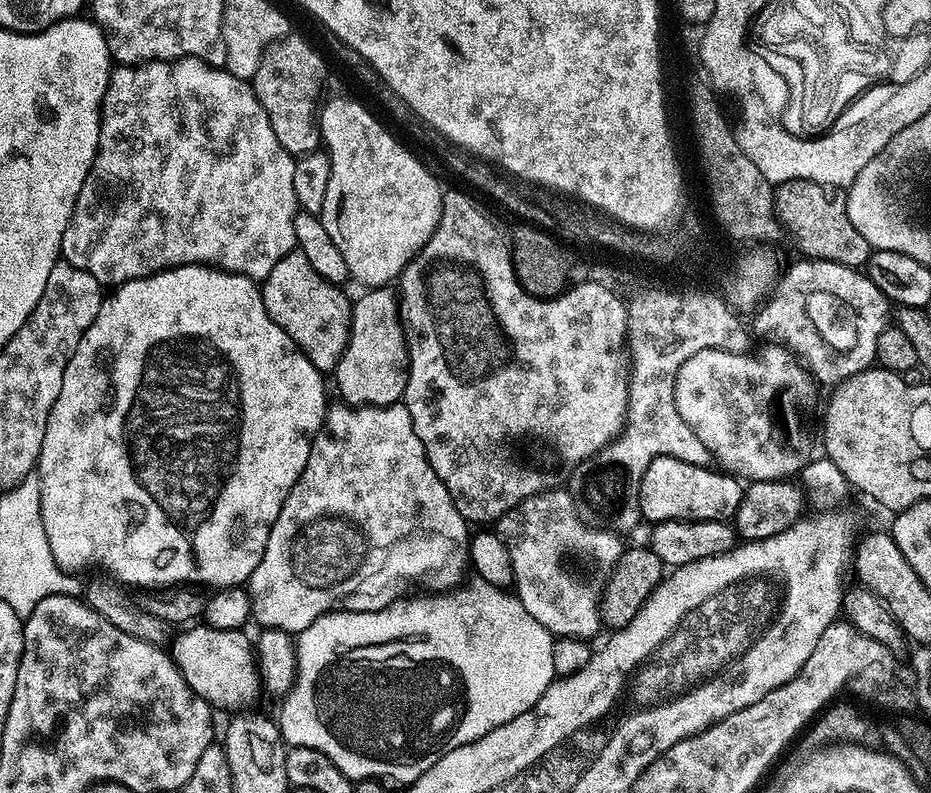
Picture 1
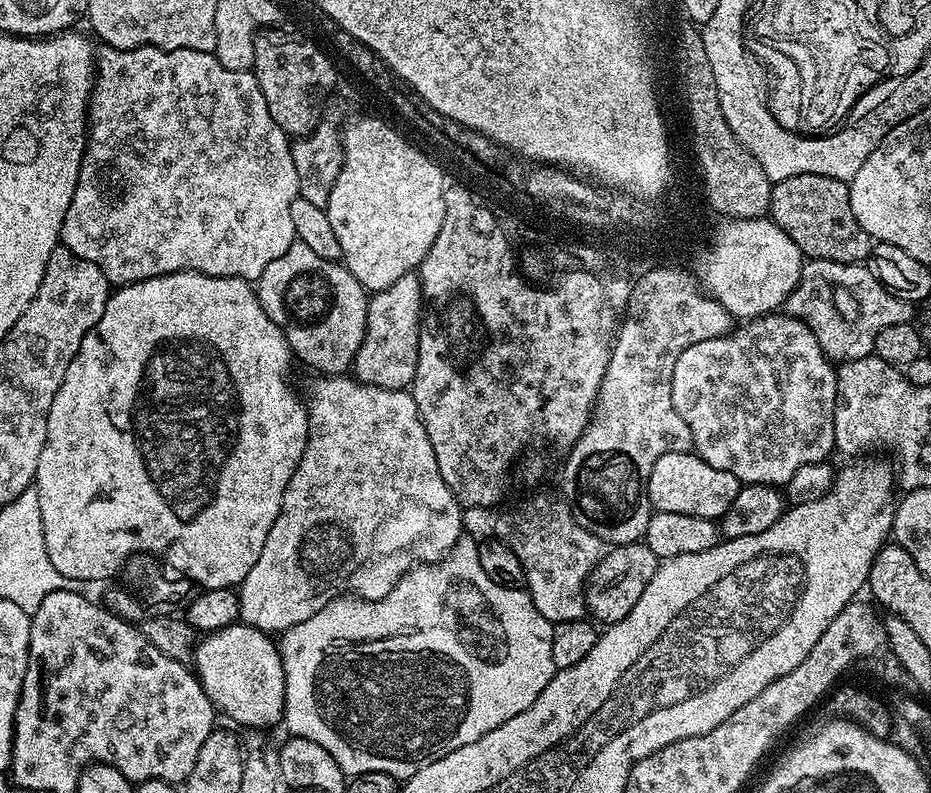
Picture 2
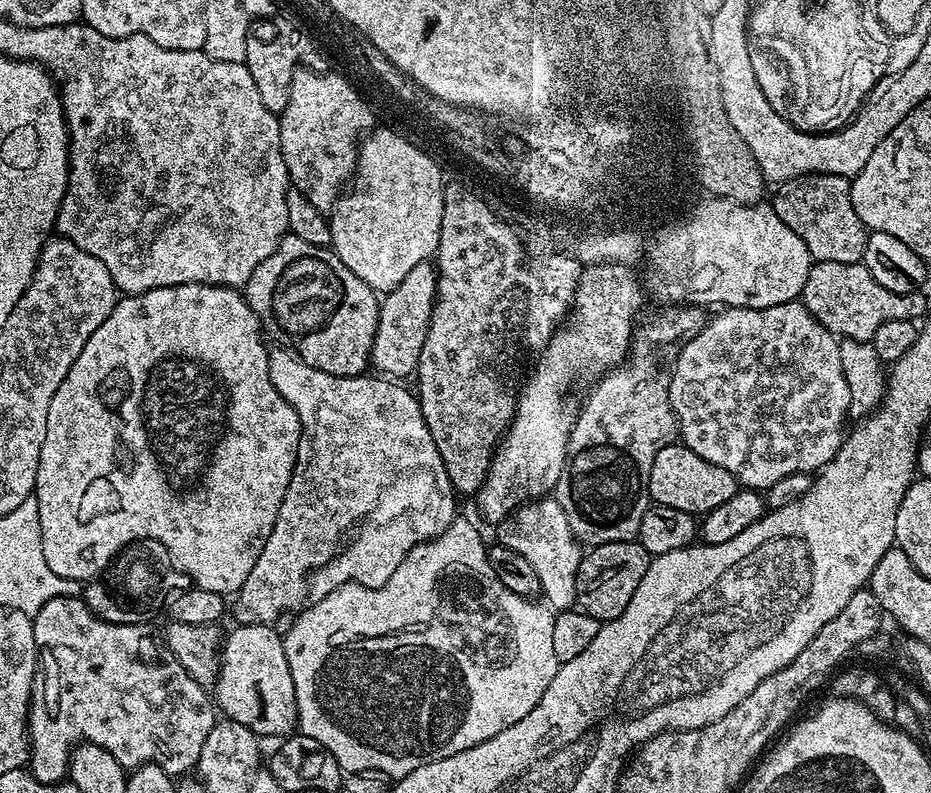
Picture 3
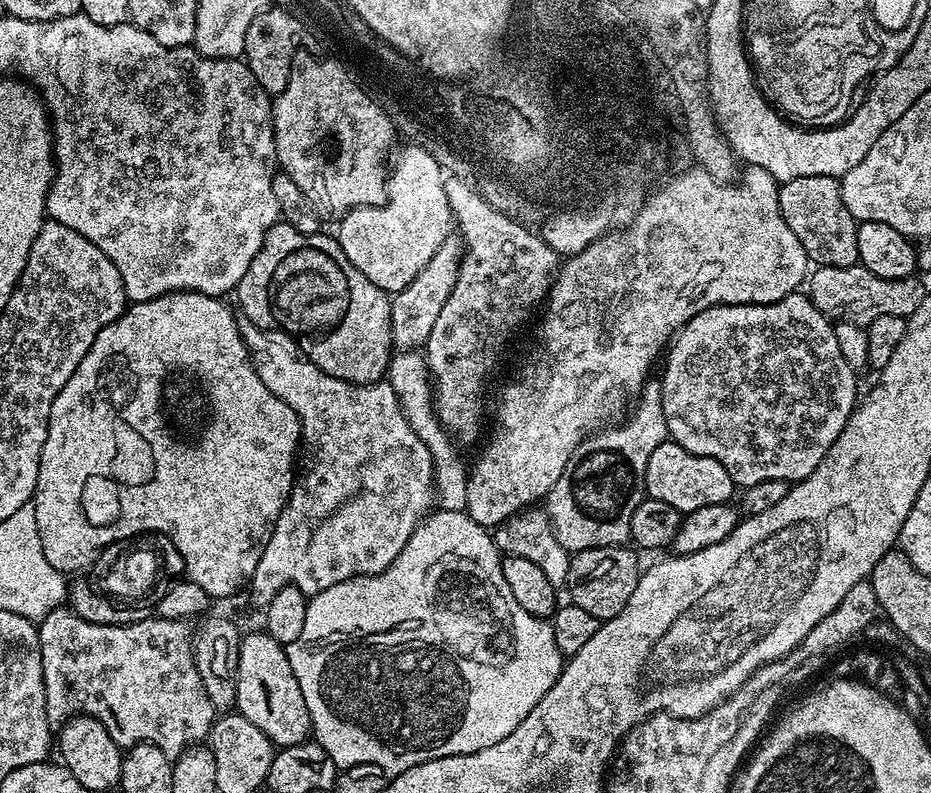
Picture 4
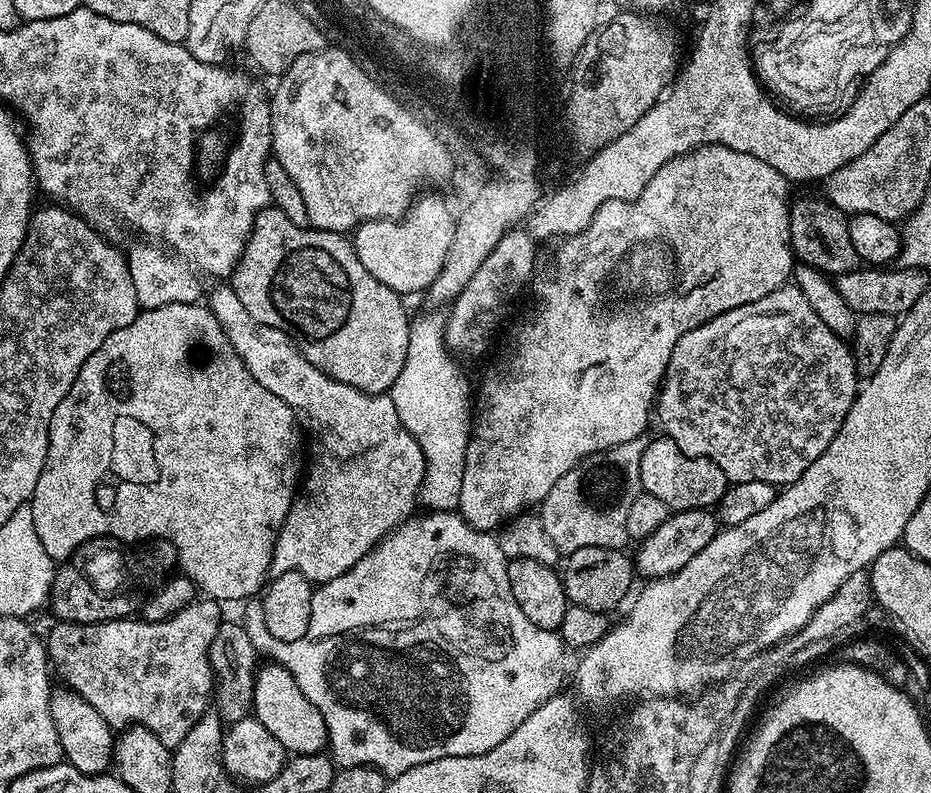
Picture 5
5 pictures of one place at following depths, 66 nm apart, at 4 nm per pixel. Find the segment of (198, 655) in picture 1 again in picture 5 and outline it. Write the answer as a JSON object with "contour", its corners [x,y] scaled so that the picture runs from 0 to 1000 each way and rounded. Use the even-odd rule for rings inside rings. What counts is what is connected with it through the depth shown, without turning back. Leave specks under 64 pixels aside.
{"contour":[[[288,835],[276,846],[273,860],[273,880],[271,881],[271,898],[299,936],[310,948],[320,953],[348,948],[352,943],[352,922],[346,900],[342,900],[342,890],[320,870],[311,845],[301,837]]]}

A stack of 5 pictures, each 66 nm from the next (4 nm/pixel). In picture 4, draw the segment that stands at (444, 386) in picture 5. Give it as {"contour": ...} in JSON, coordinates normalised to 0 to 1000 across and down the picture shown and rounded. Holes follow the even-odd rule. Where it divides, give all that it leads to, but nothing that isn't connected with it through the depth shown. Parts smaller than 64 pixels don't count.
{"contour":[[[434,446],[431,451],[422,453],[417,460],[416,478],[421,485],[421,491],[430,502],[430,509],[434,513],[436,527],[449,552],[458,557],[458,567],[462,567],[464,574],[464,586],[466,588],[466,625],[472,639],[478,646],[497,646],[503,639],[503,596],[504,591],[498,590],[494,581],[494,575],[490,571],[491,561],[488,559],[482,544],[473,532],[473,526],[468,523],[466,513],[466,485],[462,478],[460,460],[454,448]]]}

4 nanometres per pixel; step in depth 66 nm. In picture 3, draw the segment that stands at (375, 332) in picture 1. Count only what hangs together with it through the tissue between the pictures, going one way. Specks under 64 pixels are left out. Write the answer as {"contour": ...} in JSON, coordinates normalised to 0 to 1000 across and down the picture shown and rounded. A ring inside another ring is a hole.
{"contour":[[[456,330],[445,335],[445,340],[436,346],[434,354],[408,378],[406,416],[402,421],[397,455],[398,463],[405,470],[417,477],[441,475],[446,470],[449,451],[453,446],[453,431],[458,431],[467,376],[468,346],[465,334]]]}

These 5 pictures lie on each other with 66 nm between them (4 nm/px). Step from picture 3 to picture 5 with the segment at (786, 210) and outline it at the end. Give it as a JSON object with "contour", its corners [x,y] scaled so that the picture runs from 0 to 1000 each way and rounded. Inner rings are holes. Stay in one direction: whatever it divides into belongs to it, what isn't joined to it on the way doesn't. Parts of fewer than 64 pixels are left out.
{"contour":[[[888,250],[881,252],[859,252],[850,259],[846,269],[849,280],[849,308],[852,324],[860,334],[876,338],[880,343],[897,351],[918,343],[925,337],[926,329],[922,325],[922,315],[917,315],[917,305],[913,305],[911,272],[899,259]]]}

